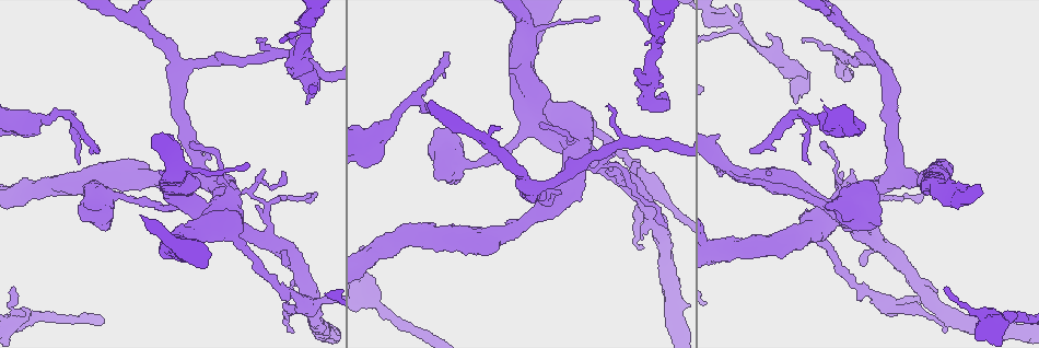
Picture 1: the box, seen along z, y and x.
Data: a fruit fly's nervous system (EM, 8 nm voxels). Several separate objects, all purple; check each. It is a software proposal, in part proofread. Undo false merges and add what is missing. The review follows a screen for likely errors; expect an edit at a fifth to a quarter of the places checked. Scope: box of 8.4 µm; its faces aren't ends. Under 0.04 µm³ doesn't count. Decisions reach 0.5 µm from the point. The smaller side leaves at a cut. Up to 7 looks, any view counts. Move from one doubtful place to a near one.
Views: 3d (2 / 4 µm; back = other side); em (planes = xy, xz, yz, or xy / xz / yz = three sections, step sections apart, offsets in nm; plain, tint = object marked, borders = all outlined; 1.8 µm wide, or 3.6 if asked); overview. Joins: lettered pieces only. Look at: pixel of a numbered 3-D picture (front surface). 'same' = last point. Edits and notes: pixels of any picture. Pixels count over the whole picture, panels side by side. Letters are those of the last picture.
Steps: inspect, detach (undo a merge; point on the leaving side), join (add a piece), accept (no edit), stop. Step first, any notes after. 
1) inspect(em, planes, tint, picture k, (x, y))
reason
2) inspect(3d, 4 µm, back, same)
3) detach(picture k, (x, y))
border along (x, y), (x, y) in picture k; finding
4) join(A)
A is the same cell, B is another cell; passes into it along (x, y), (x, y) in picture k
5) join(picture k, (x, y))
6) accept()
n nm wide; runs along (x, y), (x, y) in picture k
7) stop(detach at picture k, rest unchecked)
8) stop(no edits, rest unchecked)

inspect(em, planes, borders, picture 1, (448, 52))

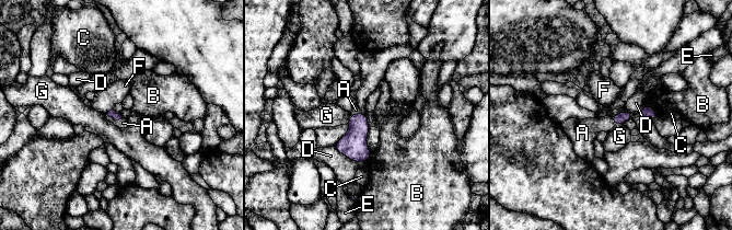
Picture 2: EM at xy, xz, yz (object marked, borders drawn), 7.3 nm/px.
join(A)
A is the same cell, B, C, D, E, F and G are other cells; the cell continues

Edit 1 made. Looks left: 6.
inspect(overview)
see it whole again

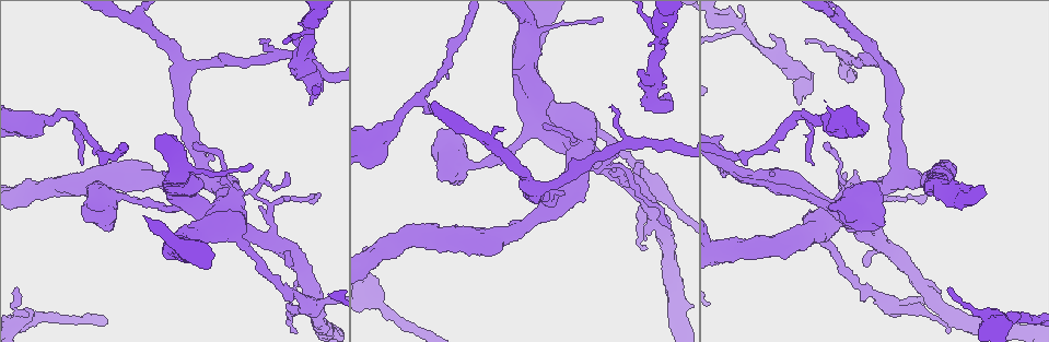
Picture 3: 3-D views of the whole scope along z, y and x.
inspect(em, xy, step 8, borders, picture 3, (31, 123))
sudden change in width

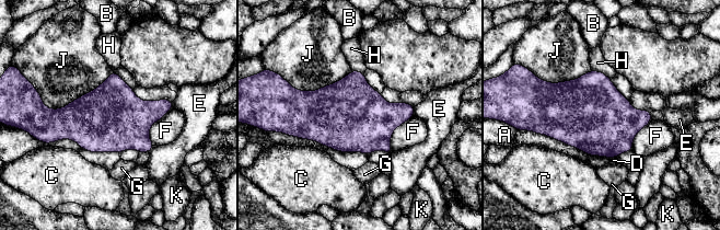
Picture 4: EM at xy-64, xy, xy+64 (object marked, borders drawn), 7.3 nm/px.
inspect(em, xz, step 16, borders, same)
cut it another way

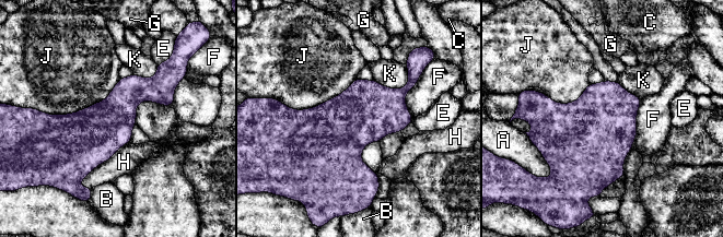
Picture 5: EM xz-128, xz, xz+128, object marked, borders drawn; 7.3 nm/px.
accept()
A, B, C, E, F, G, H, J and K are other cells; border along (120, 79), (77, 111), (41, 111) in picture 5; all the same cell

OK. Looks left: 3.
inspect(3d, 4 µm, picture 3, (562, 136))
thick turns thin

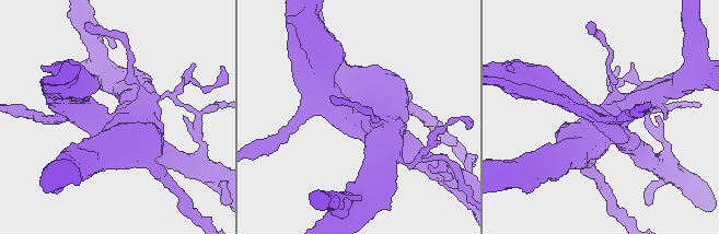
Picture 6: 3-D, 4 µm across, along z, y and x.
inspect(em, 3.6 µm, planes, borders, picture 6, (356, 113))

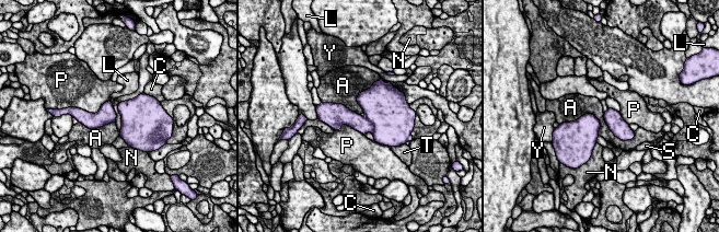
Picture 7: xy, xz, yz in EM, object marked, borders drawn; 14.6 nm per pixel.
detach(picture 7, (357, 122))
A, C, L, N, P, S, T and Y are other cells; border along (366, 118), (372, 124), (373, 132) in picture 7; a second cell is stuck on

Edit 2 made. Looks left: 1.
stop(join at picture 2, detach at picture 7, rest unchecked)

